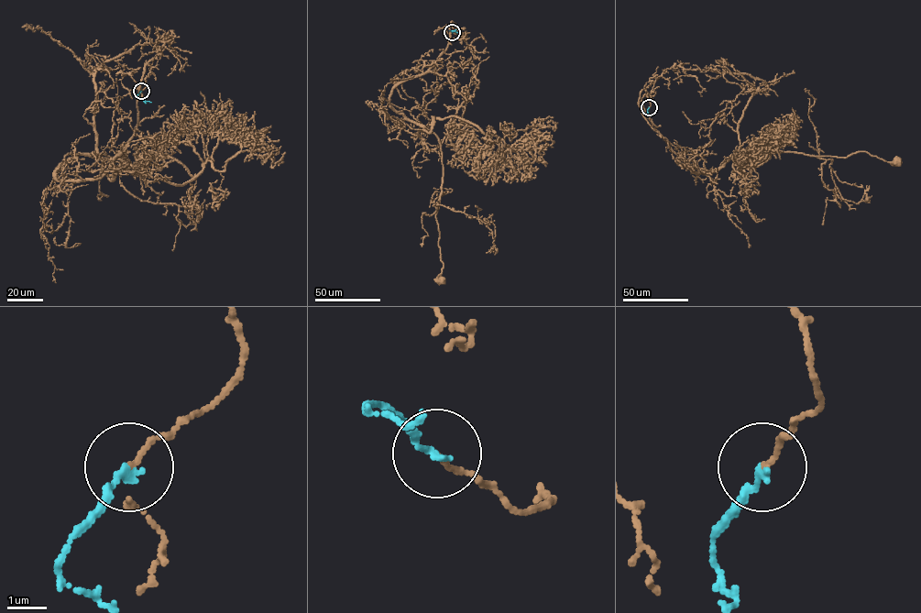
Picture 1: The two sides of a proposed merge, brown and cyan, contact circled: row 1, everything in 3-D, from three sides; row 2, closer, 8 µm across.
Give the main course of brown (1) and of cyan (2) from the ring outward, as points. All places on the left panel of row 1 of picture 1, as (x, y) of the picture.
1: (141, 91), (147, 64), (137, 125), (111, 165), (93, 178), (56, 177), (78, 155), (122, 150), (126, 164)
2: (141, 91), (138, 96), (151, 102)

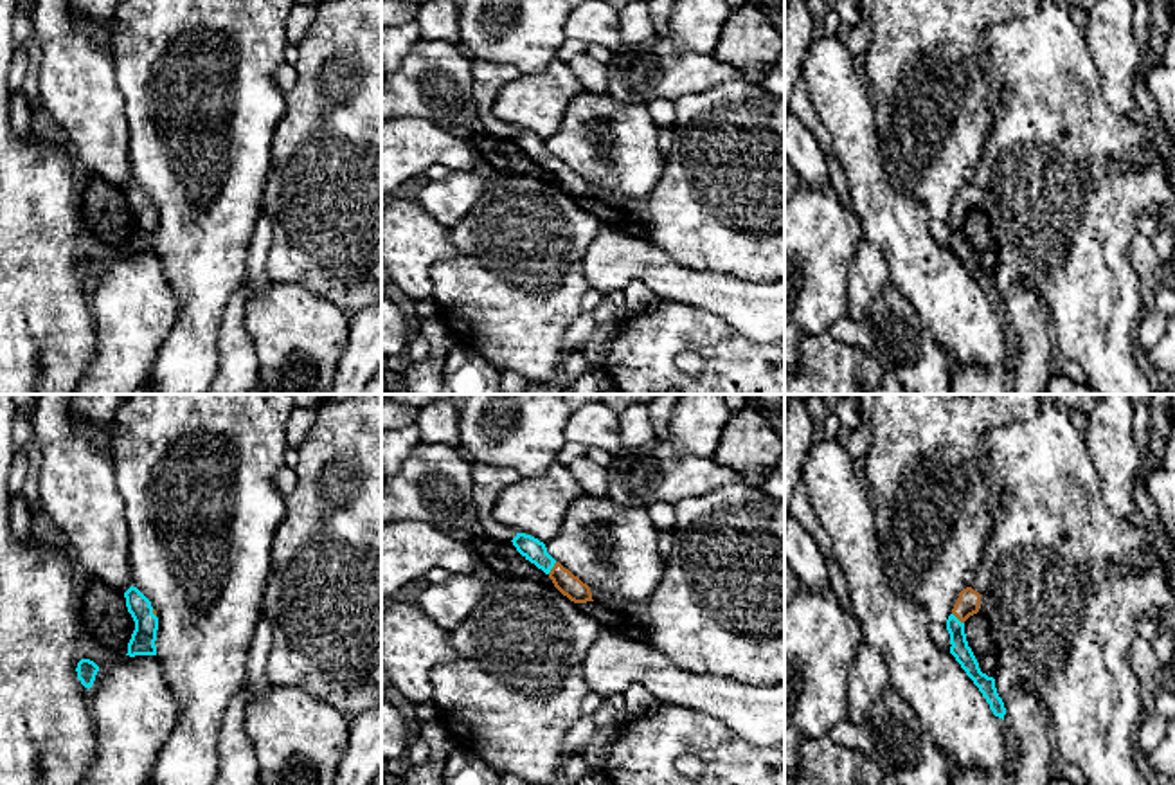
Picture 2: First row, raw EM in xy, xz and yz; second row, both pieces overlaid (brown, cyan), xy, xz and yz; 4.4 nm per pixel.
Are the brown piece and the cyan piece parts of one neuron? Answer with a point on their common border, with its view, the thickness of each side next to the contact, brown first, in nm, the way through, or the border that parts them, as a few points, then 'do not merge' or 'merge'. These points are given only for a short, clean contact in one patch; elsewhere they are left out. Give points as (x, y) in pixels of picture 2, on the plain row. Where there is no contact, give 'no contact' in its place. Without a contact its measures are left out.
contact xz (553, 164); calibres 100 and 100 nm; way xz (565, 179), (553, 164), (533, 146); merge

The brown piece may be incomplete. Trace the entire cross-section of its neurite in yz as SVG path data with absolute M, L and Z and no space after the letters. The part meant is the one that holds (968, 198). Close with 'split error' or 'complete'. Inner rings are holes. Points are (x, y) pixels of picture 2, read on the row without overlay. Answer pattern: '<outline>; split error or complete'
M966 184L959 189L952 211L946 216L946 227L950 230L950 241L952 241L950 250L955 254L955 257L961 261L966 272L979 284L979 288L990 301L993 311L1004 317L1006 304L997 290L995 275L981 268L979 259L972 245L968 243L966 230L964 230L964 218L970 212L977 211L979 203L981 203L981 191L977 187Z; split error

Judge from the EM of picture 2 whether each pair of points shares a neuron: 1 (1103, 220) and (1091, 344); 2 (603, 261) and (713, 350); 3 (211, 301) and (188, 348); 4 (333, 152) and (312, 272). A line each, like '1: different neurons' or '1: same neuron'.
1: same neuron
2: different neurons
3: same neuron
4: same neuron

